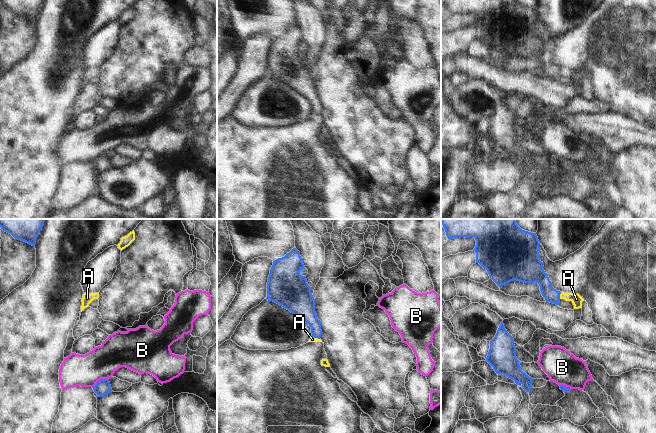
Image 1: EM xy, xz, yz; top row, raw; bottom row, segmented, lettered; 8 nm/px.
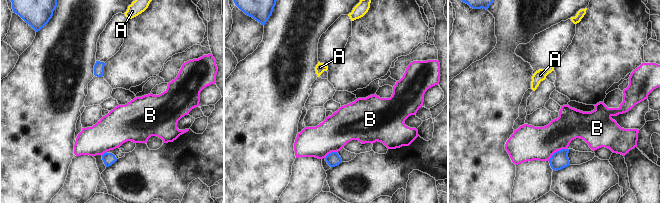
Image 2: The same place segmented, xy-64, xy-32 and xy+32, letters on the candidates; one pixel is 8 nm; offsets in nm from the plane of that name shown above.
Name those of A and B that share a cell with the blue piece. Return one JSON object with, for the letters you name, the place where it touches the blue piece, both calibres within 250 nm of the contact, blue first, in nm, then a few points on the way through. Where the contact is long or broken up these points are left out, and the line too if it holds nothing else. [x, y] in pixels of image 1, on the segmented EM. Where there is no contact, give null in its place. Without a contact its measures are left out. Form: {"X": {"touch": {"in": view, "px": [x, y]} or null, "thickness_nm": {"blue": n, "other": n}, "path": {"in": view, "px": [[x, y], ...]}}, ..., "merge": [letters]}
{"merge": []}

